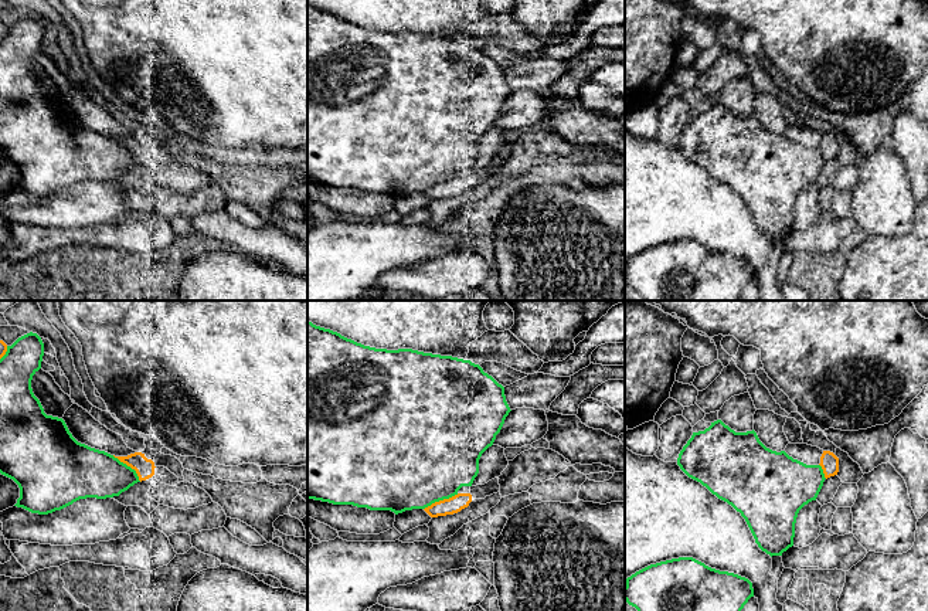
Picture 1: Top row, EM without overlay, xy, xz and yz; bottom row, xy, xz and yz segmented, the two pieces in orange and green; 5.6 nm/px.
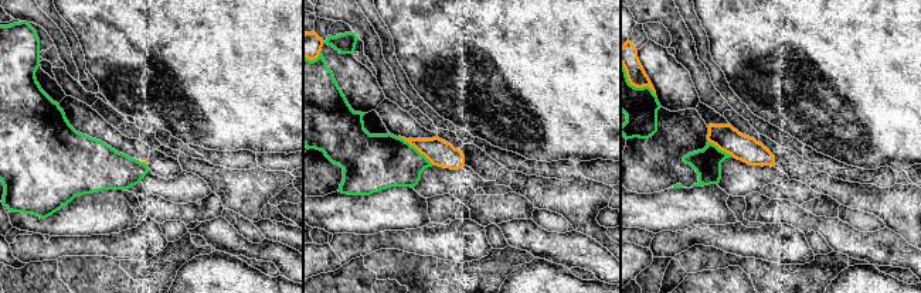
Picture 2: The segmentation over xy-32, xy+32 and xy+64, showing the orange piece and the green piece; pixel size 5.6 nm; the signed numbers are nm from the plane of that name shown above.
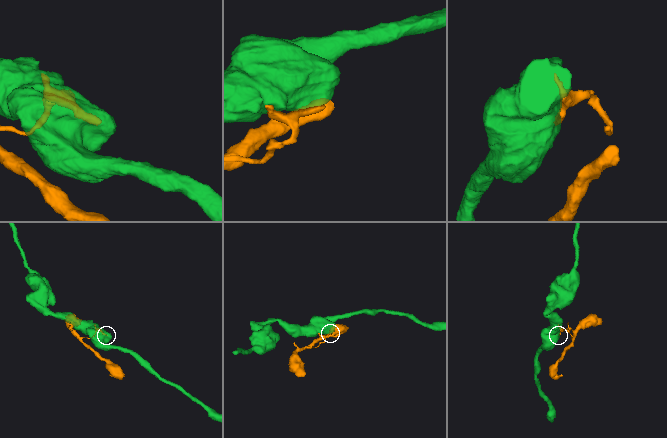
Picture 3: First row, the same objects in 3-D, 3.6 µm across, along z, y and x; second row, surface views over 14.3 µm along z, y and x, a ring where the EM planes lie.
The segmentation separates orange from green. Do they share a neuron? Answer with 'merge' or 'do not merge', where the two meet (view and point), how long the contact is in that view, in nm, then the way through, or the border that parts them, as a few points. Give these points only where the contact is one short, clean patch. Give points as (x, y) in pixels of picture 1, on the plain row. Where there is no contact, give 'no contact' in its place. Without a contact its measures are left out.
do not merge; meets orange in xz at (441, 183); contact 220 nm long

